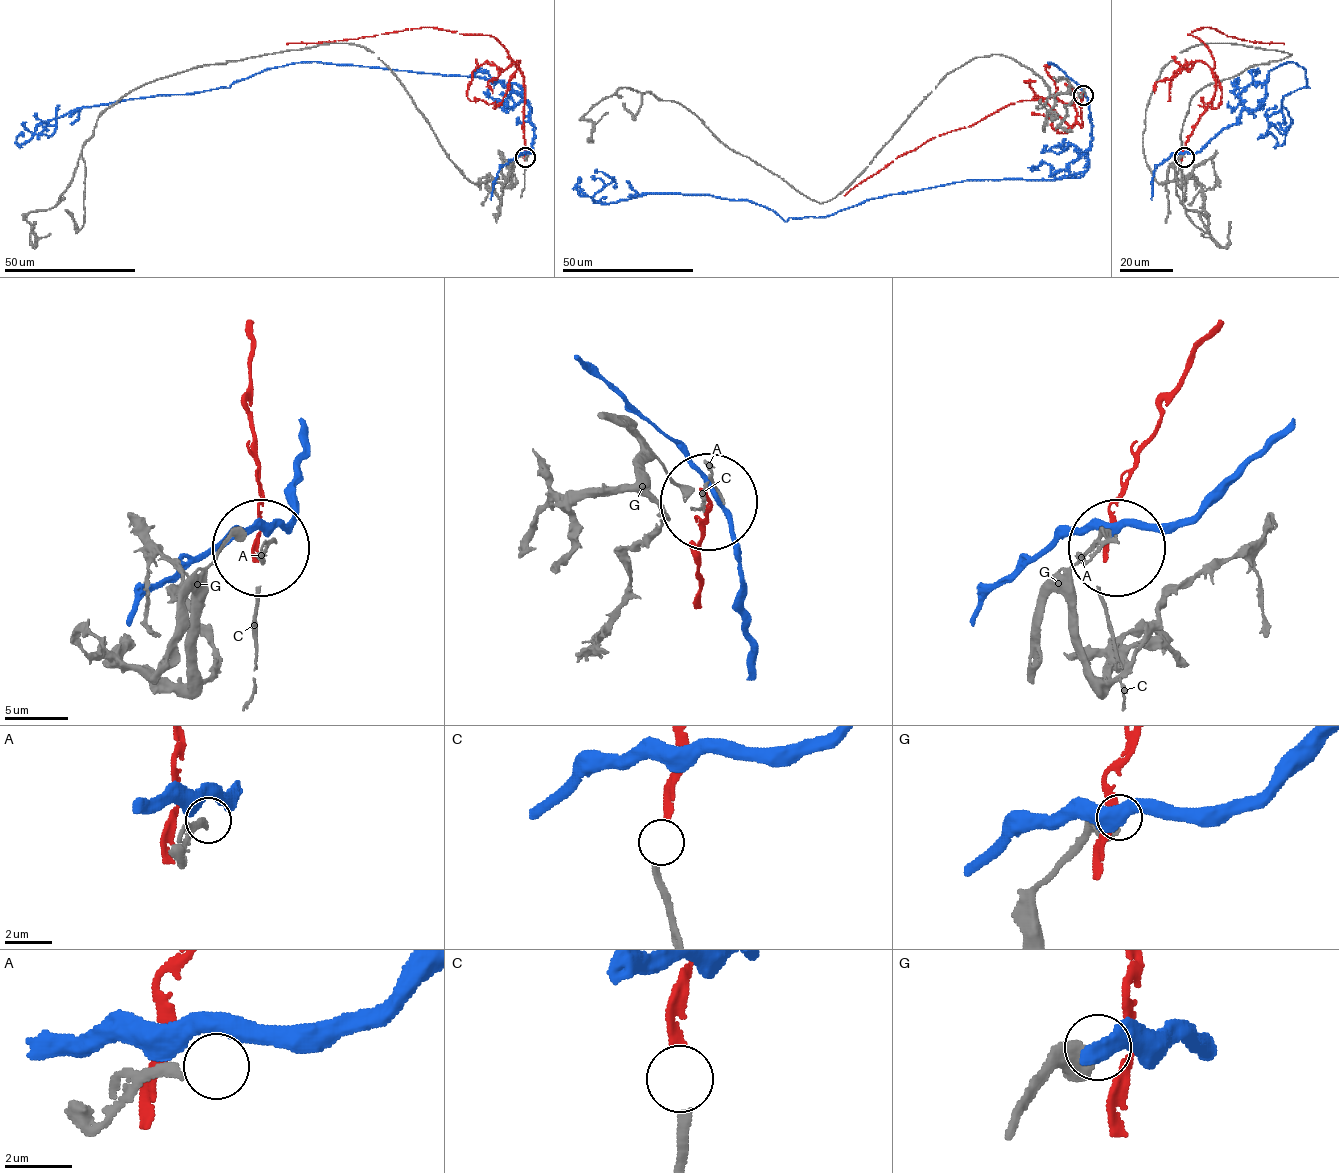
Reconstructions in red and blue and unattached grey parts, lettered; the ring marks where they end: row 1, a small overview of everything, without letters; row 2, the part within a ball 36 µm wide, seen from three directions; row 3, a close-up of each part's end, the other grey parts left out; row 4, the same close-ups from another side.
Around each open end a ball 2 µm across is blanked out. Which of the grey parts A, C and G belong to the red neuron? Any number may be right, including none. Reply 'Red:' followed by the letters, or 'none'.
Red: C

